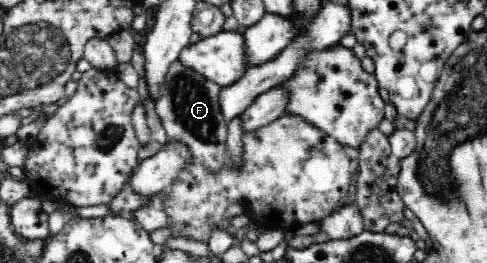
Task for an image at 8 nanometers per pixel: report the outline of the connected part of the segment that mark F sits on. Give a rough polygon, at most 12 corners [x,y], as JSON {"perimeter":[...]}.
{"perimeter":[[174,58],[153,105],[167,139],[210,170],[227,121],[216,81]]}

